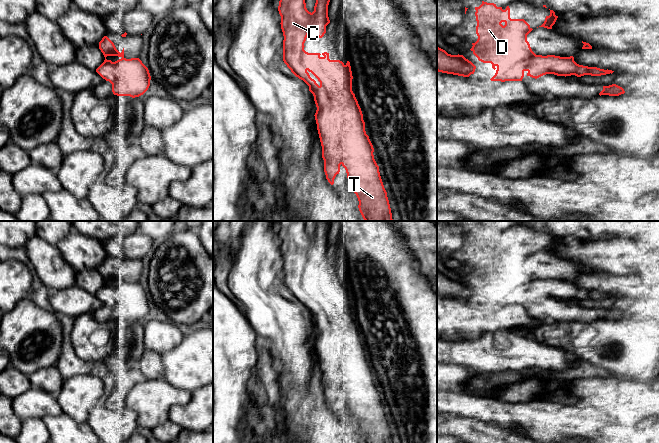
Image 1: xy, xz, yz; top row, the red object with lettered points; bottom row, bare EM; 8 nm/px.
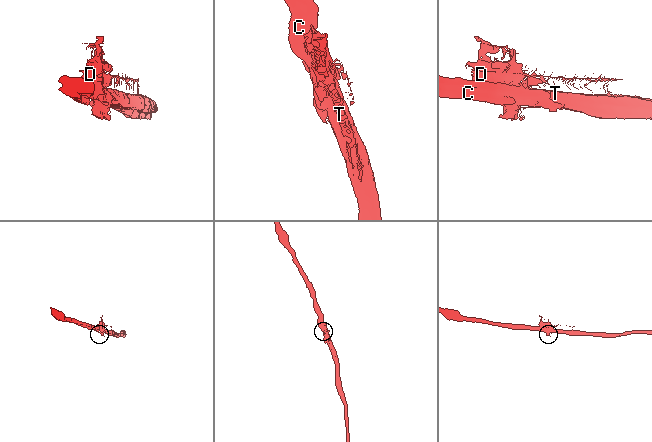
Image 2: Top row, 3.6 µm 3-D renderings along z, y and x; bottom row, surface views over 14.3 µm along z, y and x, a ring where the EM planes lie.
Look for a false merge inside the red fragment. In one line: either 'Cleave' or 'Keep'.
Keep

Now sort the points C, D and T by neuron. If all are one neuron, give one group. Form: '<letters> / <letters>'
C D T

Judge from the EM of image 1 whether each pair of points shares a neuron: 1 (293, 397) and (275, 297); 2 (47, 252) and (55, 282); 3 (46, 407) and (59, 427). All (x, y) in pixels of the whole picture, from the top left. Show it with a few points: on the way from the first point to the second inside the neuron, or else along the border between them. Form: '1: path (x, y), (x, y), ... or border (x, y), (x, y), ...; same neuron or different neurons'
1: path (293, 372), (284, 322); same neuron
2: path (47, 259), (55, 275); same neuron
3: border (62, 412), (57, 415), (45, 415), (41, 418); different neurons

